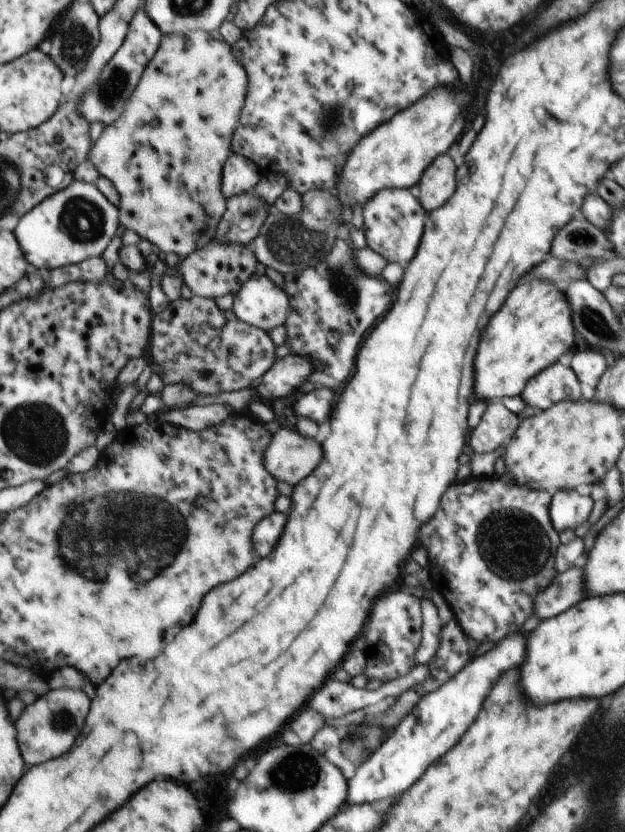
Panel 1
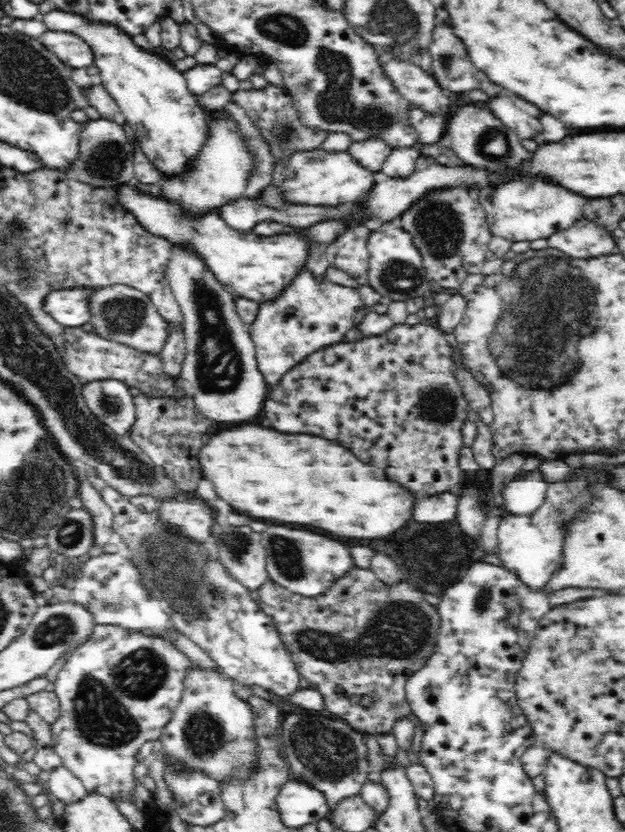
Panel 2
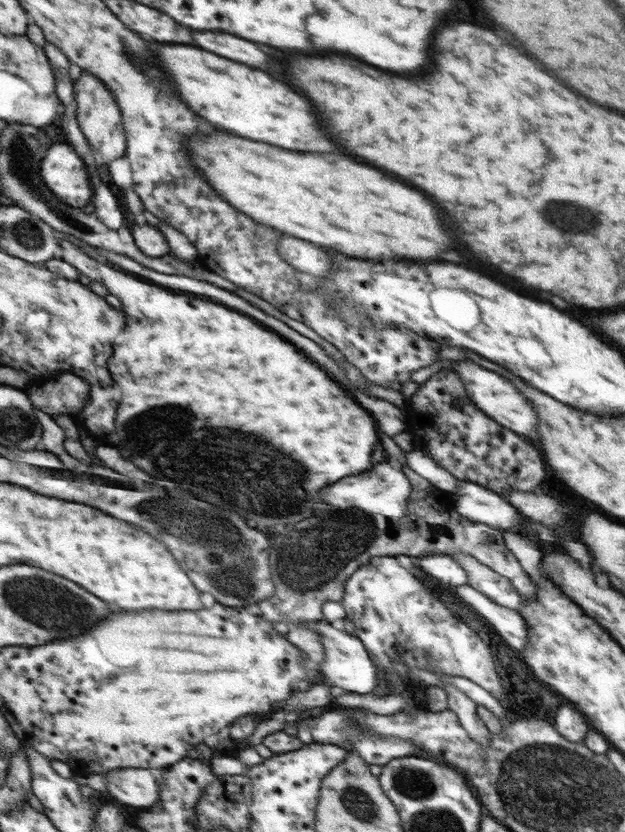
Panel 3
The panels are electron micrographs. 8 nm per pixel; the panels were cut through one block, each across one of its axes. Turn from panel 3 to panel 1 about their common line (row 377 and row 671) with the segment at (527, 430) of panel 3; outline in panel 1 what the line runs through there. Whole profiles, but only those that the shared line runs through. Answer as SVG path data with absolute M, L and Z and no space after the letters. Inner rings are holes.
M521 634L507 636L503 644L501 642L497 642L497 646L493 644L489 652L471 660L445 684L423 696L415 704L411 714L397 723L387 740L384 740L383 744L363 761L363 764L359 764L359 768L349 777L351 804L347 804L341 810L349 805L359 806L373 802L391 804L397 794L407 790L425 772L425 768L433 764L439 756L443 756L467 730L497 676L523 660L525 654L523 642L525 638Z

